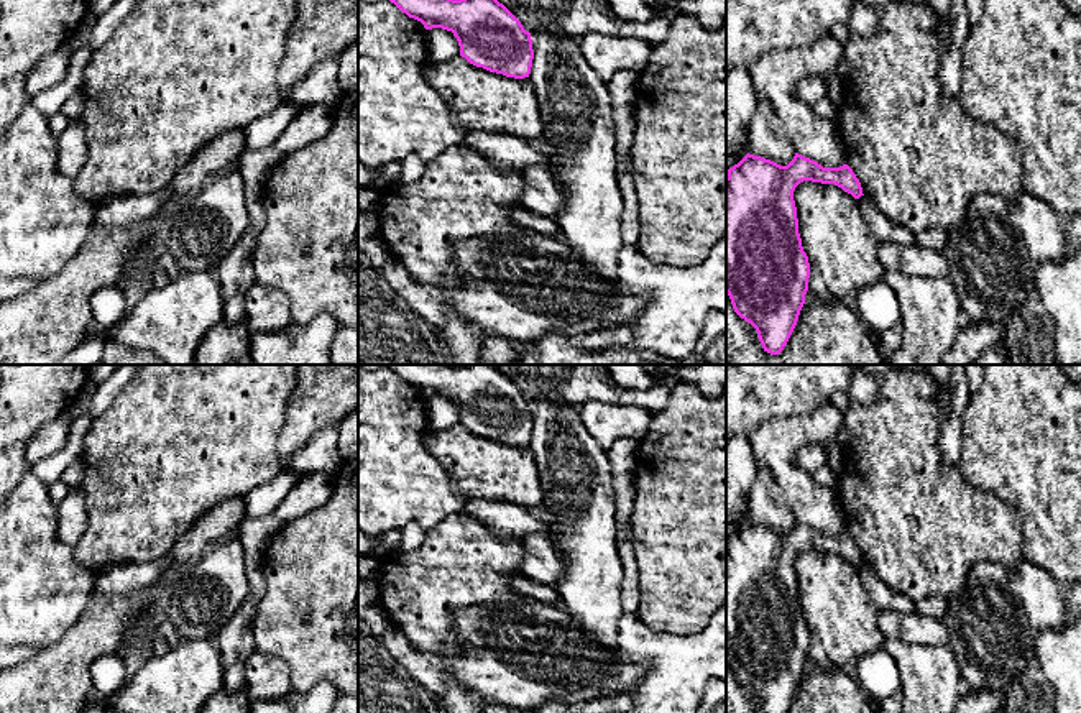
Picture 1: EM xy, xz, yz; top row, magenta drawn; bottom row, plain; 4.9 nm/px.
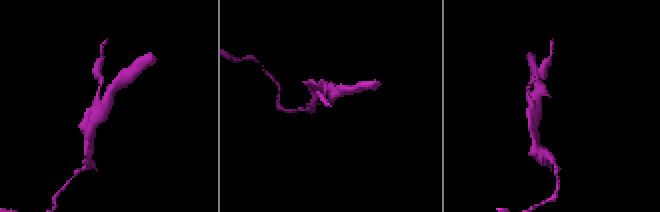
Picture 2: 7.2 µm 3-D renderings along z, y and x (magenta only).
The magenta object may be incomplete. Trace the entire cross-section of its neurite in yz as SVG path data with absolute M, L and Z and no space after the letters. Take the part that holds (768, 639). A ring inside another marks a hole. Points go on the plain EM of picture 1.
M748 521L726 539L726 662L734 680L756 697L761 713L787 713L805 672L810 631L802 614L794 568L794 559L803 549L835 552L854 567L864 564L859 547L848 532L823 536L798 521L787 534Z

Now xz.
M389 365L426 398L452 399L460 424L470 432L506 445L529 445L534 417L531 401L494 365Z

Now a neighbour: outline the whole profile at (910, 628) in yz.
M879 611L876 624L886 641L907 646L936 647L948 644L950 632L943 619L915 611Z

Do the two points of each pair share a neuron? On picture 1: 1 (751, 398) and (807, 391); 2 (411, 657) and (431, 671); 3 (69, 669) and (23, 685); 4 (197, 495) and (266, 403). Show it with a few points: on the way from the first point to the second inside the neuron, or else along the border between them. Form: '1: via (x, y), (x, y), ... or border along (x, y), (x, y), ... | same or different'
1: via (764, 391), (794, 391) | same
2: via (416, 662), (426, 667) | same
3: via (58, 679), (51, 685), (35, 685) | same
4: via (201, 472), (243, 426) | same

